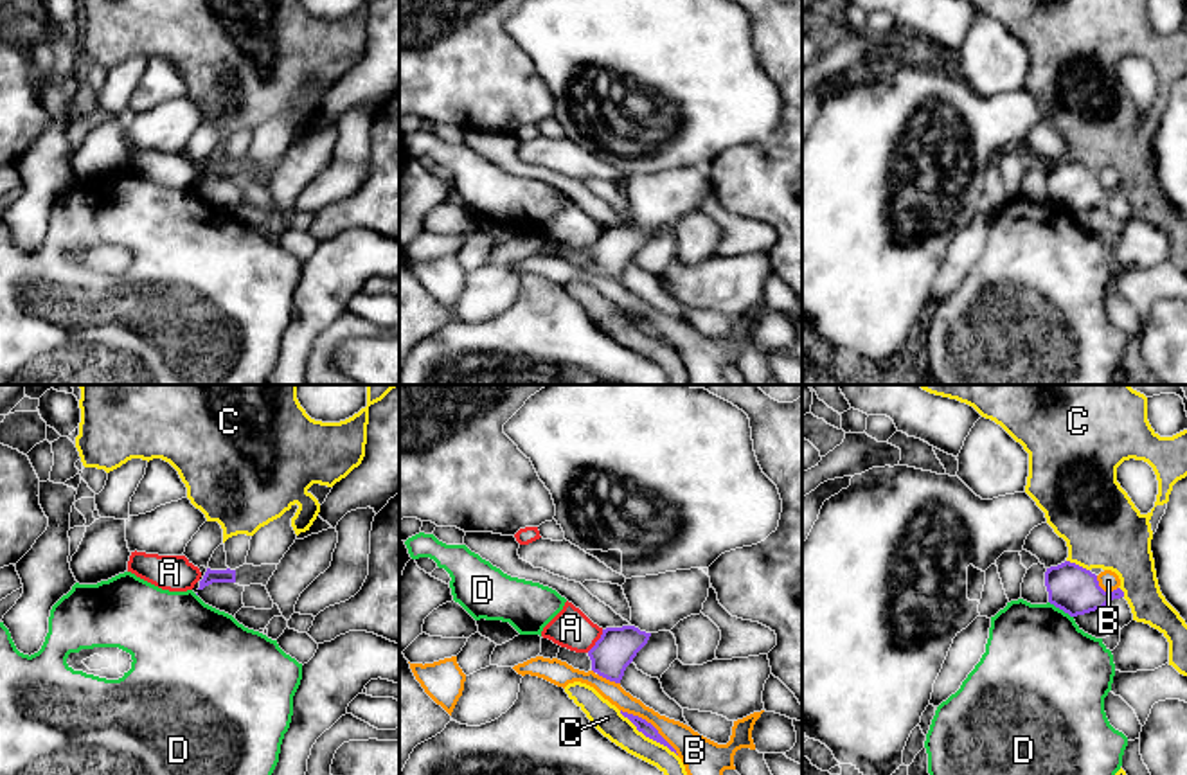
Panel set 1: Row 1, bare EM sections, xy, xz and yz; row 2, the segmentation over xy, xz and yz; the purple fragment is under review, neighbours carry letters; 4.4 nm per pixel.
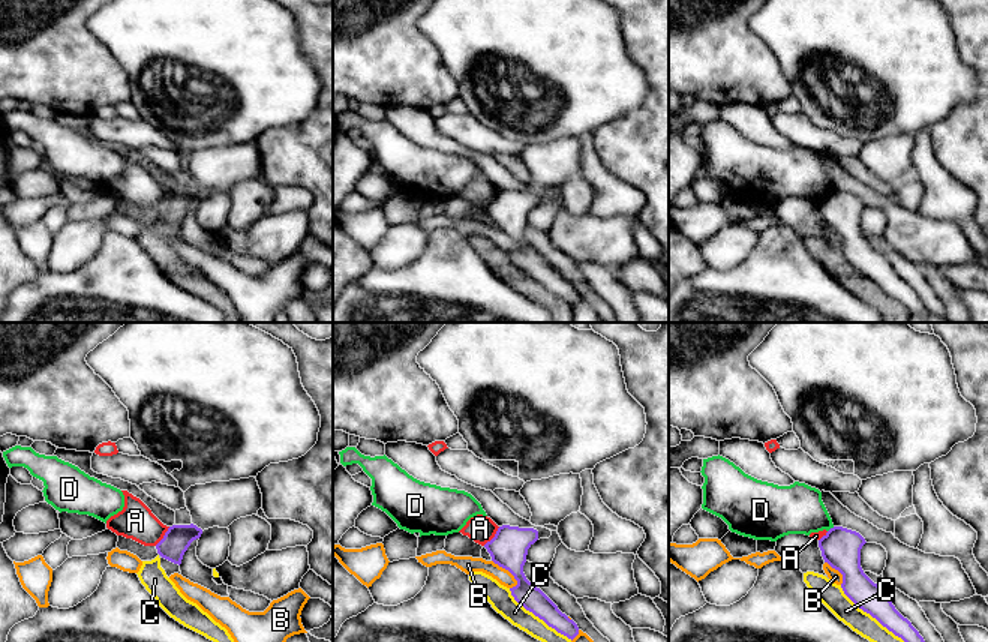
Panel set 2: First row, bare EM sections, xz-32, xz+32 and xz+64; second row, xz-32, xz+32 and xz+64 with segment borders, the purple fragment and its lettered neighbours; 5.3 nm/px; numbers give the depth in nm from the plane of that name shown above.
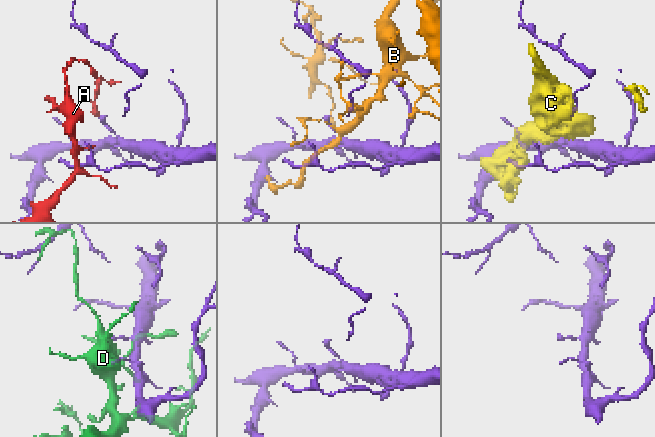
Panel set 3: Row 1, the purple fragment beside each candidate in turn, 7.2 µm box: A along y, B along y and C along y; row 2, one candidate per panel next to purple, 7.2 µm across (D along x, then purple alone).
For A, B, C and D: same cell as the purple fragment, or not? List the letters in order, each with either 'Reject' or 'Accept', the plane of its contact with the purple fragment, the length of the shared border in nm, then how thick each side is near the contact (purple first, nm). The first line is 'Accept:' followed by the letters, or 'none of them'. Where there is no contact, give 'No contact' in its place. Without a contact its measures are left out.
Accept: none of them
A: Reject. Touches purple in xz. Shared border 130 nm. Thickness 180 nm (purple) against 180 nm
B: Reject. Touches purple in xz. Shared border 340 nm. Thickness 60 nm (purple) against 160 nm
C: Reject. Touches purple in xz. Shared border 340 nm. Thickness 60 nm (purple) against 140 nm
D: Reject. Touches purple in yz. Shared border 130 nm. Thickness 220 nm (purple) against 460 nm

